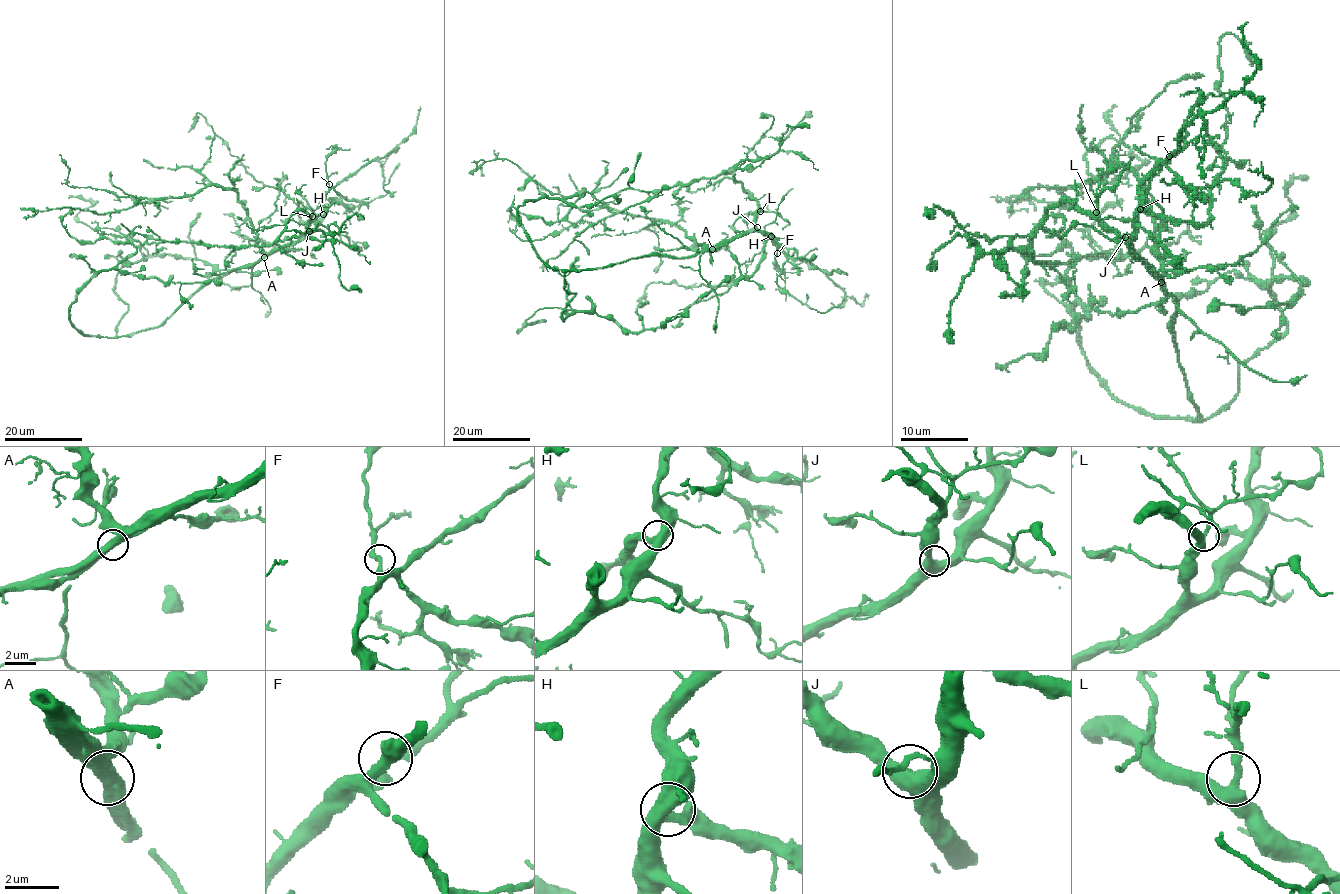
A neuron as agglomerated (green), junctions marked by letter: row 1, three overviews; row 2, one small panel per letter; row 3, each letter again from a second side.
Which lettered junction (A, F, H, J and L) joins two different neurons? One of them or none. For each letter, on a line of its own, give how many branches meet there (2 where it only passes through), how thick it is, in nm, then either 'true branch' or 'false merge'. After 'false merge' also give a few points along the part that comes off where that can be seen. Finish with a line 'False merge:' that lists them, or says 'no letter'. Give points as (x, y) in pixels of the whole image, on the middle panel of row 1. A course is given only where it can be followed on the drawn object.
A: branches 2; calibre 550 nm; true branch
F: branches 2; calibre 280 nm; true branch
H: branches 3; calibre 480 nm; true branch
J: branches 2; calibre 550 nm; true branch
L: branches 2; calibre 380 nm; true branch
False merge: no letter

